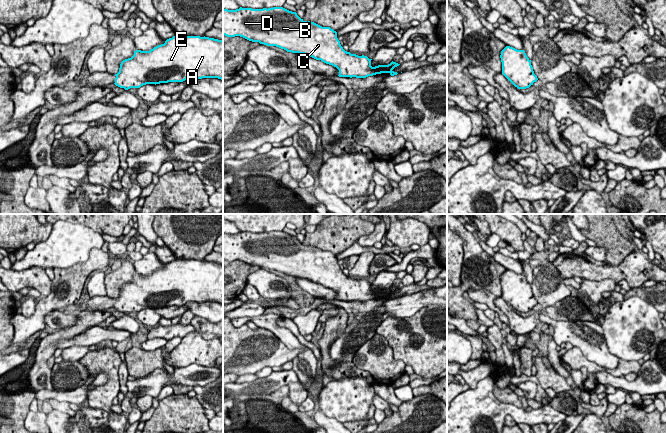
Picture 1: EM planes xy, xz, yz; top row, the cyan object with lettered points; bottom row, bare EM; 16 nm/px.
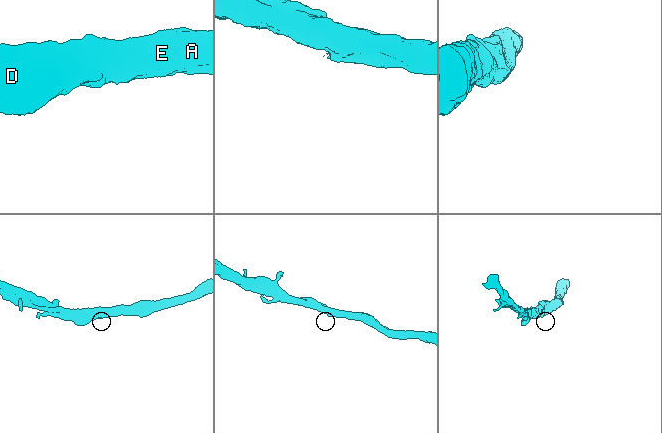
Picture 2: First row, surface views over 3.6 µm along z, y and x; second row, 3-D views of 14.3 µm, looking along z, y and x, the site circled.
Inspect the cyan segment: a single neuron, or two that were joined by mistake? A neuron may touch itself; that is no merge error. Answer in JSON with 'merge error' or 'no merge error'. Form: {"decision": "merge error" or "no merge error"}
{"decision": "no merge error"}

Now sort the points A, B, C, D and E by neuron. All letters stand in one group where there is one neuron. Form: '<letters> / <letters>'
A B C D E

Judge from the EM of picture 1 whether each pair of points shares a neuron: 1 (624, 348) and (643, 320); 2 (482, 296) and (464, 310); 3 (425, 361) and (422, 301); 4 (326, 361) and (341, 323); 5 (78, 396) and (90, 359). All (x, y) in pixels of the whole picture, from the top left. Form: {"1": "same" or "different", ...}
{"1": "same", "2": "different", "3": "different", "4": "same", "5": "different"}

